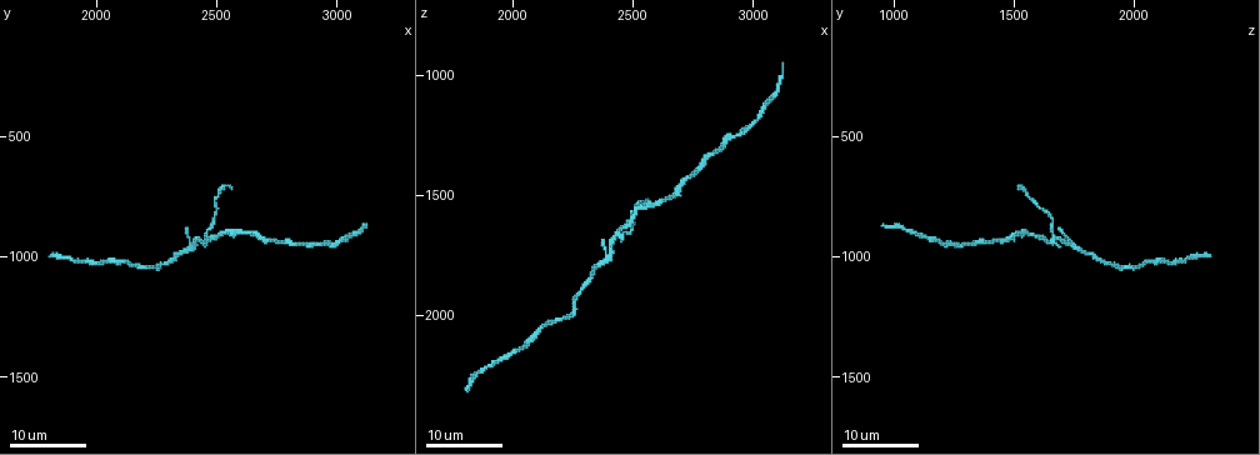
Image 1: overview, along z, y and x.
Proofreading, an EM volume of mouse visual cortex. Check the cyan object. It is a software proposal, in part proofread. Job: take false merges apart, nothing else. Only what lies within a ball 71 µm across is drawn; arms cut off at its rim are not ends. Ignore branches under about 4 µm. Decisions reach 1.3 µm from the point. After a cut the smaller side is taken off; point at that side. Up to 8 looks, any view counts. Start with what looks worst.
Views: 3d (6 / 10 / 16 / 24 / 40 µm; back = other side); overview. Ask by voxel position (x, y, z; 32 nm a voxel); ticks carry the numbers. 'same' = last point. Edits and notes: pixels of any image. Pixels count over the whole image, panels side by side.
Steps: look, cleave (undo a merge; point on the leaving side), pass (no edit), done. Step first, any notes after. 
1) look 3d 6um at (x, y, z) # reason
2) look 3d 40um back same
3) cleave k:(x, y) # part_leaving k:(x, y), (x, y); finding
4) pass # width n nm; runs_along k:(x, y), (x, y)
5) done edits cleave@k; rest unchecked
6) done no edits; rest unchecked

look 3d 24um at (2460, 930, 1640) # thin arm on a thick one

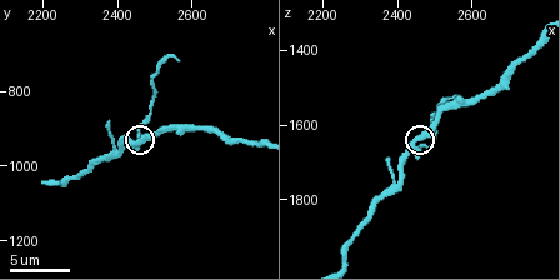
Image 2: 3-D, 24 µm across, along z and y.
look 3d 6um at (2450, 940, 1650) # closer look

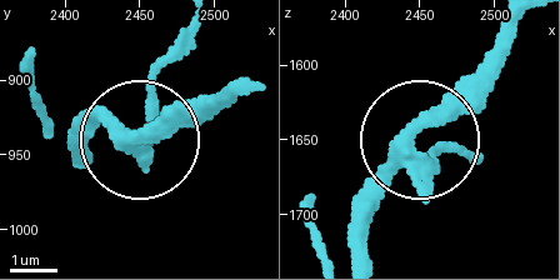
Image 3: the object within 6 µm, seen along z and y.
cleave 3:(158, 71) # arms 4; part_leaving 3:(134, 141), (183, 26); two cells meet here

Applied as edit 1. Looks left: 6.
look overview # see it whole again

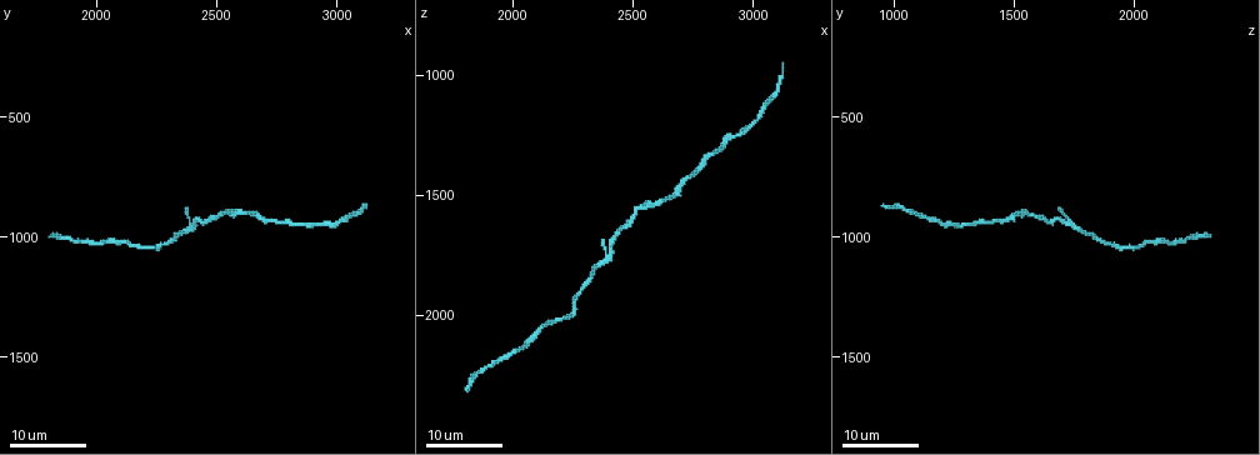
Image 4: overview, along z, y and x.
look 3d 16um at (2100, 1030, 2070) # thick turns thin

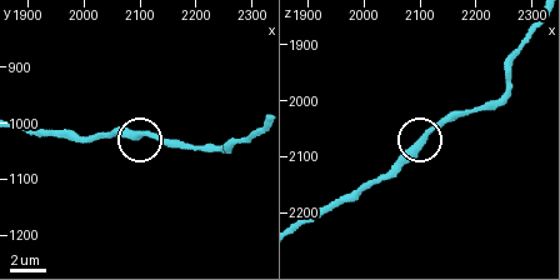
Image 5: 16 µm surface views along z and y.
look 3d 6um at (2110, 1020, 2065) # zoom in

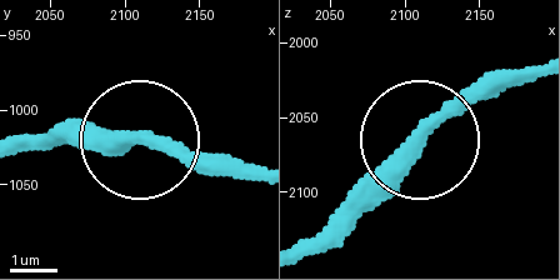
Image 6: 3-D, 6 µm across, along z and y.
look 3d 6um back at (2108, 1020, 2062)

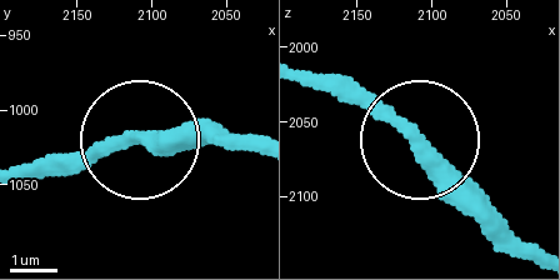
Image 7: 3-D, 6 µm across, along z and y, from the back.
pass # all the same cell

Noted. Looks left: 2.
look 3d 16um at (2920, 950, 1260) # a narrow waist

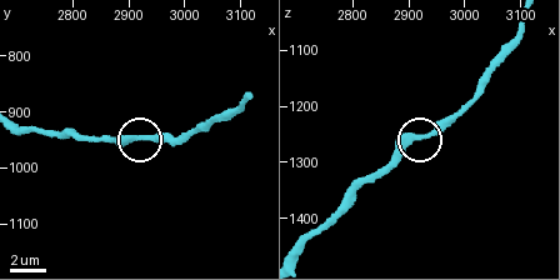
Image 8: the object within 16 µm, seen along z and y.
look 3d 6um at (2920, 945, 1255)

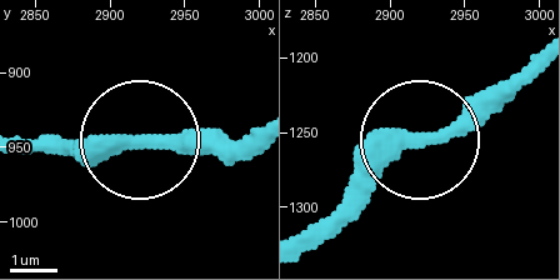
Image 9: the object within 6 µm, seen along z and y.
pass # width 310 nm; runs_along 9:(26, 138), (98, 150), (253, 138); one cell here

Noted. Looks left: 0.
done edits cleave@3; rest unchecked

